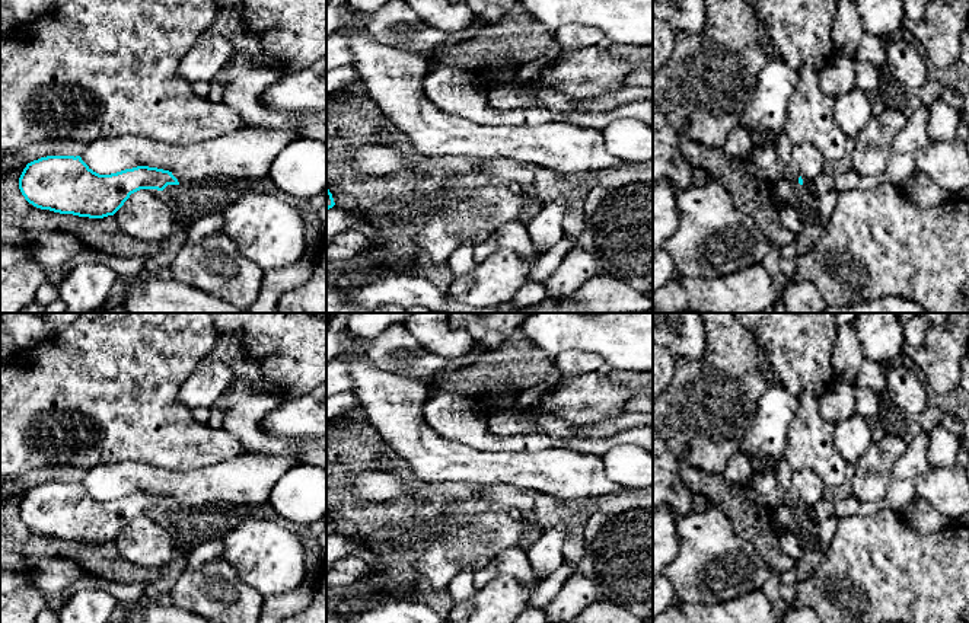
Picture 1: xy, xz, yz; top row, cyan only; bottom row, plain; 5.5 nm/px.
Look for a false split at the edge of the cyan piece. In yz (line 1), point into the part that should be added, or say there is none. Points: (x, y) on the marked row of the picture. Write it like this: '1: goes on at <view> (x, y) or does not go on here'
1: goes on at yz (791, 173)

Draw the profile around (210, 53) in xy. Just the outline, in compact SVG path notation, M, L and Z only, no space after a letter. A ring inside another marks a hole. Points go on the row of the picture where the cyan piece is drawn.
M200 35L181 64L181 76L189 83L210 82L232 55L230 42L219 35Z

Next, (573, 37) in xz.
M567 25L554 31L552 36L568 51L595 47L605 35L595 26Z

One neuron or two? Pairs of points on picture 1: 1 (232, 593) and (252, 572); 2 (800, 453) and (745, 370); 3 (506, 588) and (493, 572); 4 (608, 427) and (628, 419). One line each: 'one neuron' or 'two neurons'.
1: two neurons
2: two neurons
3: two neurons
4: one neuron

